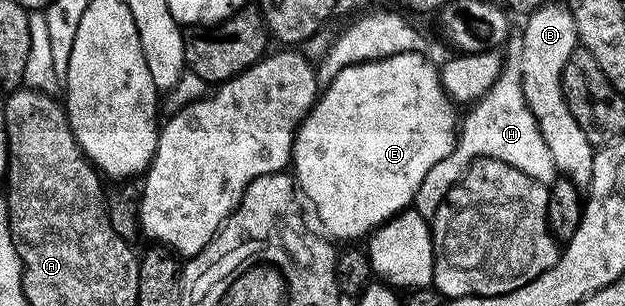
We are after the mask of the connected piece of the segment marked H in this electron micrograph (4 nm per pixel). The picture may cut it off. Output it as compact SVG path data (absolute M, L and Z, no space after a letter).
M506 66L495 85L491 85L489 95L492 97L482 98L479 103L482 123L480 154L484 158L498 159L511 165L536 183L552 183L559 172L551 157L551 149L547 149L547 141L543 141L543 133L539 133L539 125L525 103L520 66Z

